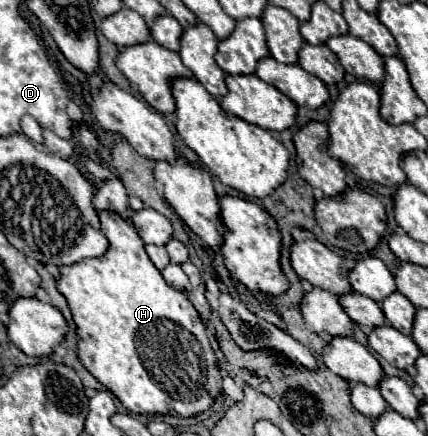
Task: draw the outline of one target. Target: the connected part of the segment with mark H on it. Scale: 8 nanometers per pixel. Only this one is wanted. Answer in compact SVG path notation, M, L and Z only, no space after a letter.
M99 212L99 220L101 232L109 240L109 250L99 258L85 258L63 266L57 282L59 292L67 298L71 308L79 340L89 342L77 344L79 360L133 414L171 414L187 418L207 412L215 398L223 394L223 378L197 310L183 292L167 286L161 272L147 256L145 244L133 224L113 212Z

